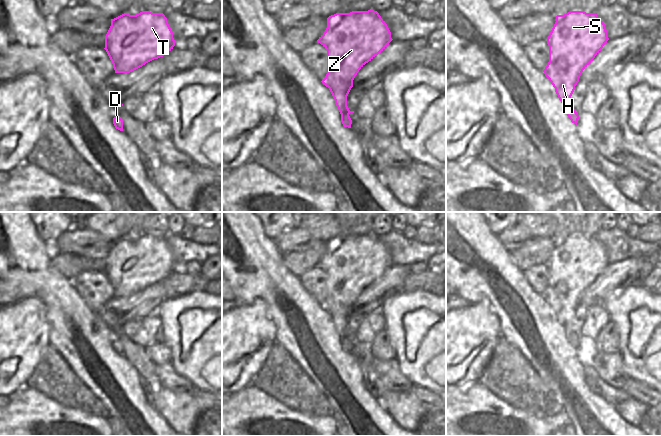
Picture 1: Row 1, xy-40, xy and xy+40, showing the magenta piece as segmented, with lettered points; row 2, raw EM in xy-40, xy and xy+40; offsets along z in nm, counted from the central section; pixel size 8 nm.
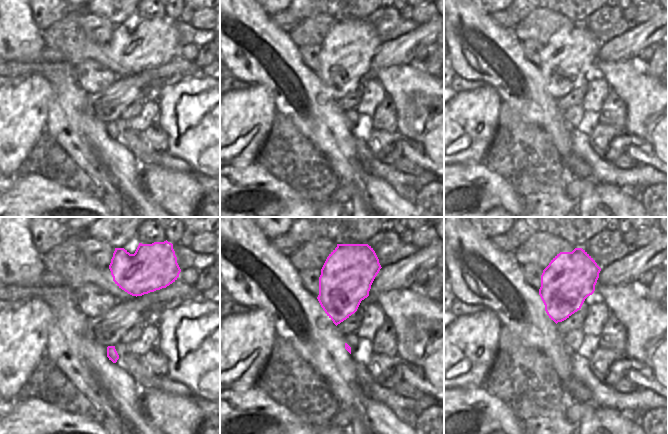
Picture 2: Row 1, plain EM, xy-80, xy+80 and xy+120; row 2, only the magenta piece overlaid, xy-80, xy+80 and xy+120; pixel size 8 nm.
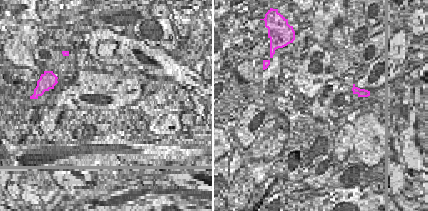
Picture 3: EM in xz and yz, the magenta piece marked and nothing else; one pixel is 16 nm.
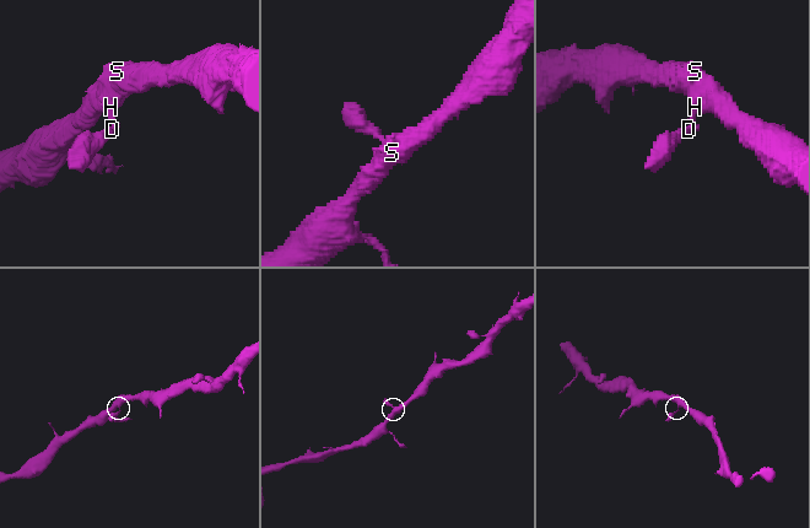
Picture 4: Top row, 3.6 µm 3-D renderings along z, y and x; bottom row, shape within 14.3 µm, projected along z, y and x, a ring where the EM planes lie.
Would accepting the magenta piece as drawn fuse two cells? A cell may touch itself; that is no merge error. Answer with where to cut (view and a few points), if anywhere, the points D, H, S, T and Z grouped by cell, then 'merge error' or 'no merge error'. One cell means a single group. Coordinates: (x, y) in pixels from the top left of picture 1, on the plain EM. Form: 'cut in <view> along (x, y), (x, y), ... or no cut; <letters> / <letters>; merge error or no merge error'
no cut; D H S T Z; no merge error

